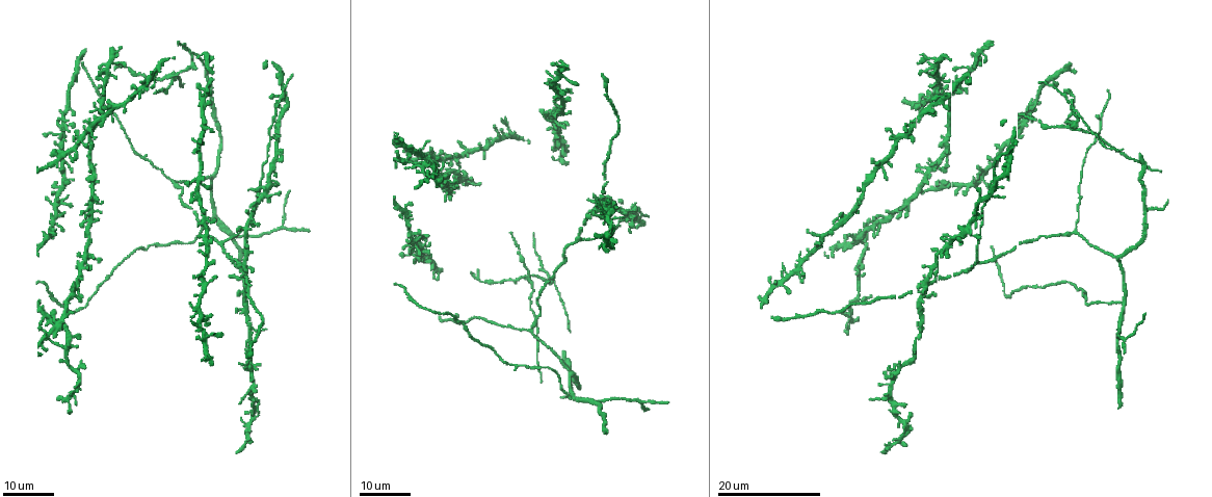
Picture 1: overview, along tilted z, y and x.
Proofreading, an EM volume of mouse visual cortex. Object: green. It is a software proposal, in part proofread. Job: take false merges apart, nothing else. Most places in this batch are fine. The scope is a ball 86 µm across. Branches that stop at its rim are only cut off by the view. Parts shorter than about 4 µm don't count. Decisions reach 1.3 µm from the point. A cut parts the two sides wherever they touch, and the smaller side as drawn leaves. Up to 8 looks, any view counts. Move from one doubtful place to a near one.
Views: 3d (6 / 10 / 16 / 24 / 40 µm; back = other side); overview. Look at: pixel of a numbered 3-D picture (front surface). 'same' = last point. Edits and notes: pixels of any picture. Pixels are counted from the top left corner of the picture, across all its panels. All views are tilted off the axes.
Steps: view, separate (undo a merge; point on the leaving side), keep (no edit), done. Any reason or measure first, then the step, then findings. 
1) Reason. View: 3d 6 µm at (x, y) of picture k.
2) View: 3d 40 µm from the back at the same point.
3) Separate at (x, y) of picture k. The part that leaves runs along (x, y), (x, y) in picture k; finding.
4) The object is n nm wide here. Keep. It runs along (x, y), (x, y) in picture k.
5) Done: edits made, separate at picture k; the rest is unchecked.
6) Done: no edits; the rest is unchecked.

View: 3d 16 µm at (279, 122) of picture 1.

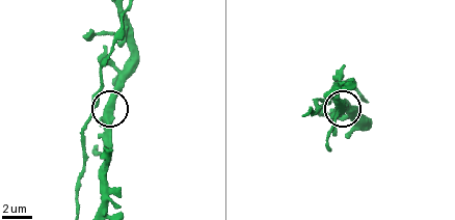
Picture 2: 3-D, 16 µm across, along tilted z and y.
View: 3d 6 µm at (104, 110) of picture 2.

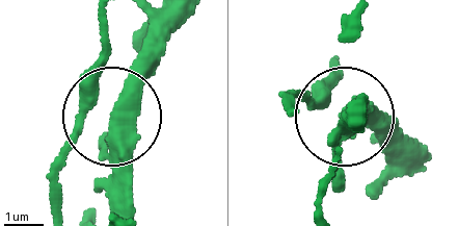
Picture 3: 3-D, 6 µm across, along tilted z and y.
4 arms meet here. Keep. It runs along (117, 211), (117, 107), (183, 21) in picture 3; continuous, no second neuron.

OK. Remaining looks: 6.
Three-way junction. View: 3d 16 µm at (575, 374) of picture 1.

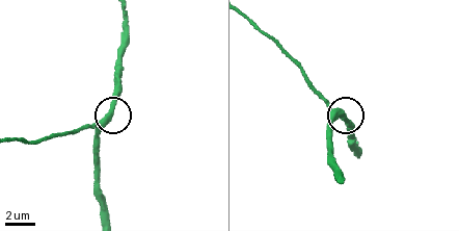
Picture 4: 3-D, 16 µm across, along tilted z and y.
View: 3d 10 µm at (339, 114) of picture 4.

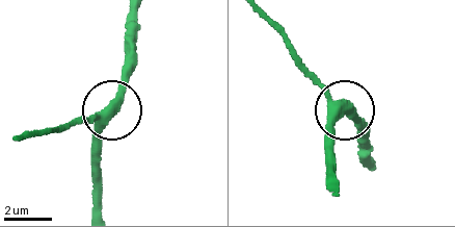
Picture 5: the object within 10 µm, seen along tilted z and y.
View: 3d 6 µm at (346, 108) of picture 5.

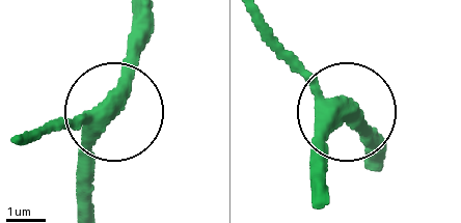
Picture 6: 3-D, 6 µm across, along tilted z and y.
The object is 370 nm wide here. Keep. It runs along (254, 21), (341, 108), (325, 162) in picture 6; one neuron here.

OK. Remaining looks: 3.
View: 3d 24 µm at (1076, 233) of picture 1.

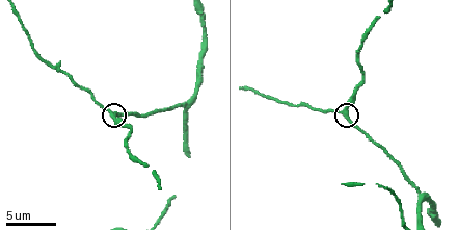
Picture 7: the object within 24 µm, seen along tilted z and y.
View: 3d 6 µm at (111, 112) of picture 7.

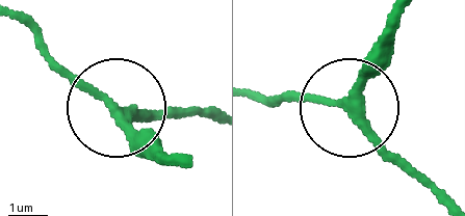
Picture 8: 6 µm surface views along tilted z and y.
The object is 260 nm wide here. Keep. One neuron here.

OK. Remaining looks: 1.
Done: no edits; the rest is unchecked.

